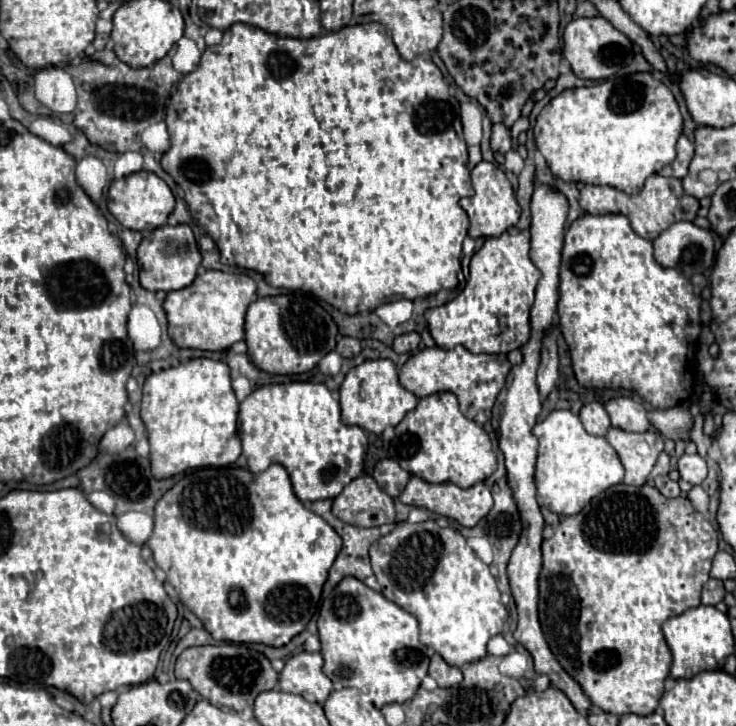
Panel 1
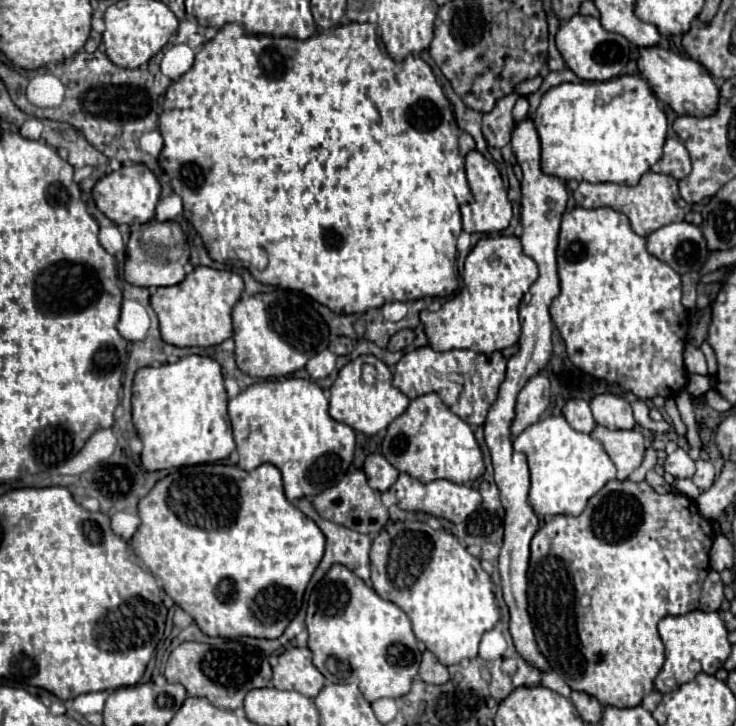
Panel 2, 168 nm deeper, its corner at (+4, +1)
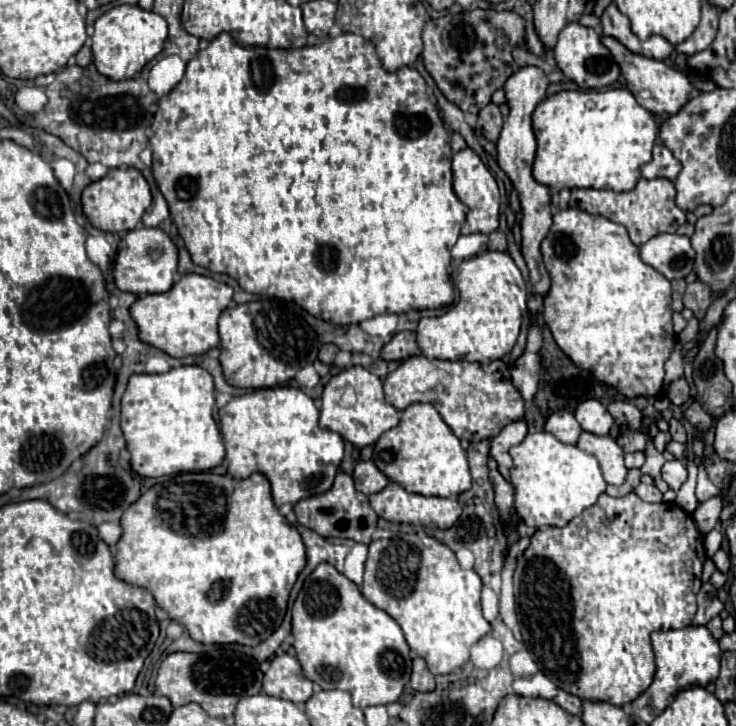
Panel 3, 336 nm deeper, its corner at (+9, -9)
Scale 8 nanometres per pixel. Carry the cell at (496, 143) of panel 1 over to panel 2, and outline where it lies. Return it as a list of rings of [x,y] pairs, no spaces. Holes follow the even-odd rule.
[[[519,94],[503,96],[503,100],[495,102],[495,108],[487,114],[483,114],[483,136],[489,142],[489,146],[503,148],[511,140],[511,126],[513,126],[513,104],[519,98]]]

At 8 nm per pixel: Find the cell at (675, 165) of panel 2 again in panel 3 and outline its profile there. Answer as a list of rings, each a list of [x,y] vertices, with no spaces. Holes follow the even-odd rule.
[[[656,144],[652,150],[652,162],[644,164],[640,170],[642,170],[642,176],[648,180],[652,180],[652,178],[674,180],[678,176],[678,172],[682,170],[682,164],[674,158],[674,154],[666,146]]]

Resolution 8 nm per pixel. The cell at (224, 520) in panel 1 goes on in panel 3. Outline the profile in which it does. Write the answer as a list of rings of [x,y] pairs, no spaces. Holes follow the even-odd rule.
[[[190,472],[190,474],[178,474],[162,484],[154,484],[146,494],[134,502],[124,514],[122,514],[122,542],[118,542],[118,552],[116,552],[116,574],[118,578],[134,584],[148,588],[156,604],[168,612],[168,616],[176,622],[180,622],[192,640],[202,642],[202,644],[244,644],[244,646],[258,646],[262,640],[272,636],[276,628],[282,624],[286,616],[286,606],[290,592],[298,580],[298,574],[306,568],[306,546],[302,542],[302,536],[298,534],[296,526],[292,526],[274,506],[272,502],[272,492],[270,492],[270,482],[264,474],[252,474],[246,480],[234,480],[232,476],[218,476],[212,472]]]

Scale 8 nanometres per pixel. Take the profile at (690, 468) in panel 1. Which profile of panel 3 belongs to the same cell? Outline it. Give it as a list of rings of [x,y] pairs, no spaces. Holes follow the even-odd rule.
[[[674,458],[674,460],[668,460],[664,466],[662,466],[662,478],[666,480],[666,484],[672,488],[672,490],[678,490],[686,478],[688,478],[688,472],[686,472],[686,466],[682,464],[682,460]]]

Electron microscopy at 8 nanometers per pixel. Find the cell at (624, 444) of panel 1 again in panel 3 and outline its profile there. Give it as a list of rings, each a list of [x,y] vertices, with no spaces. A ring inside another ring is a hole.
[[[582,432],[576,446],[596,456],[596,460],[600,462],[604,480],[608,484],[620,486],[626,480],[628,468],[624,466],[624,450],[616,444],[612,436],[596,436],[590,432]]]

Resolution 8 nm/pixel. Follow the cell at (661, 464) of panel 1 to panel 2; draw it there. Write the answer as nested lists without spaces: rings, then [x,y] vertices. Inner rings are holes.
[[[647,448],[645,458],[643,458],[643,464],[637,468],[637,472],[635,472],[631,478],[635,478],[635,480],[643,480],[643,476],[645,476],[649,470],[653,470],[655,464],[657,464],[657,452],[655,452],[653,448]]]

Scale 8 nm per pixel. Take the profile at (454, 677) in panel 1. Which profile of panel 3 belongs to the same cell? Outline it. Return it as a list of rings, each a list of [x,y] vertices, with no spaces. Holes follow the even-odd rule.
[[[414,658],[414,666],[412,666],[412,678],[410,678],[410,686],[418,692],[432,692],[436,688],[436,680],[434,674],[428,670],[426,662],[422,658]]]

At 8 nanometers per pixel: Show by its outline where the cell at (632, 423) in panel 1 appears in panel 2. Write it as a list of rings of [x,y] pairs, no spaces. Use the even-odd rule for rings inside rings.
[[[599,394],[591,400],[591,412],[599,426],[611,430],[631,430],[635,428],[633,412],[629,402],[615,394]]]

